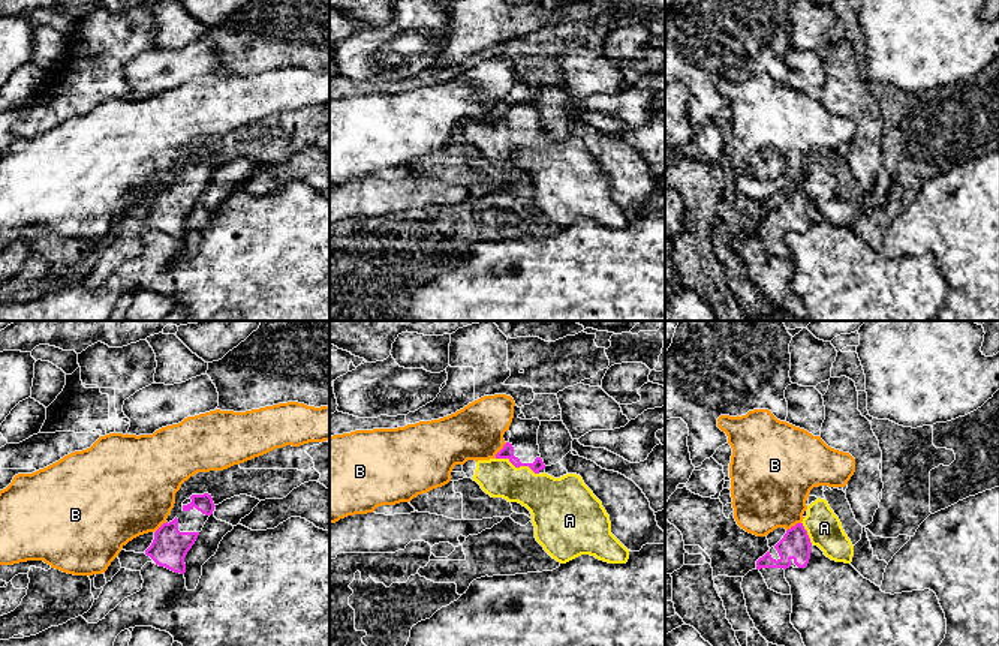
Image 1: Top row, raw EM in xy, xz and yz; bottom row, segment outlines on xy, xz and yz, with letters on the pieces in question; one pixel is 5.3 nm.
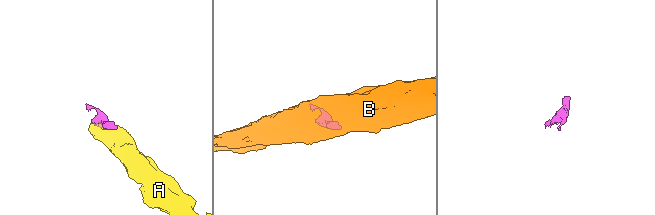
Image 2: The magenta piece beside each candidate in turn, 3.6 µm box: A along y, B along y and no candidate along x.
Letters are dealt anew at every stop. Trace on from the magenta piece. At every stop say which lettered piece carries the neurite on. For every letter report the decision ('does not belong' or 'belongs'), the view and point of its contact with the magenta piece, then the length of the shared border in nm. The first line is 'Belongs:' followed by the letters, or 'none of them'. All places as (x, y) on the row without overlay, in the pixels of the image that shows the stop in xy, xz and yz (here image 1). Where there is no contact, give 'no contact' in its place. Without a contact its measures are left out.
Belongs: A
A: belongs | xz (517, 131) | 240 nm
B: does not belong | xz (500, 114) | 110 nm

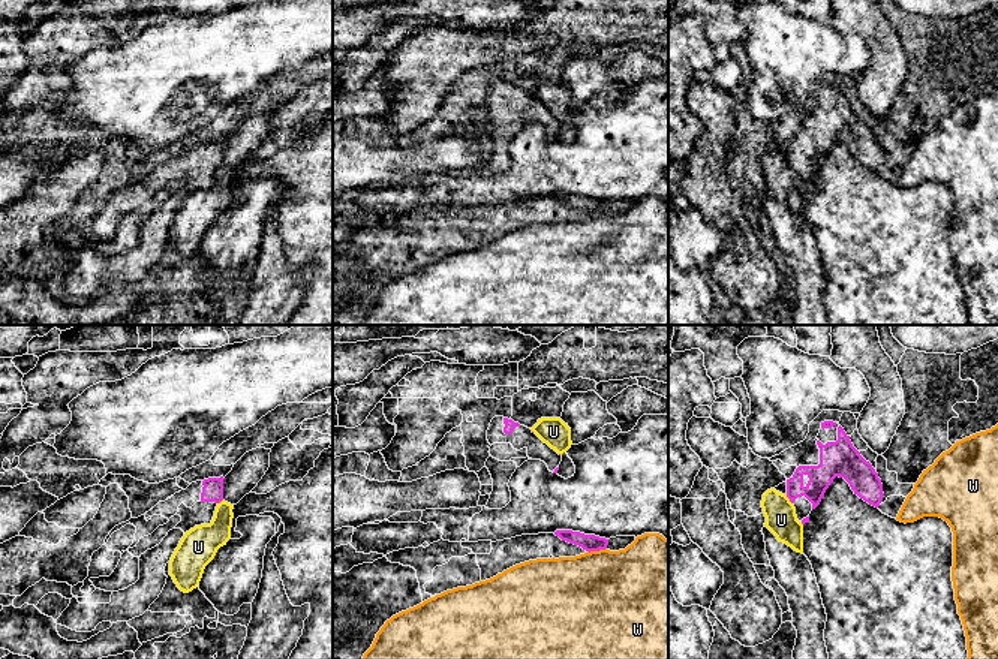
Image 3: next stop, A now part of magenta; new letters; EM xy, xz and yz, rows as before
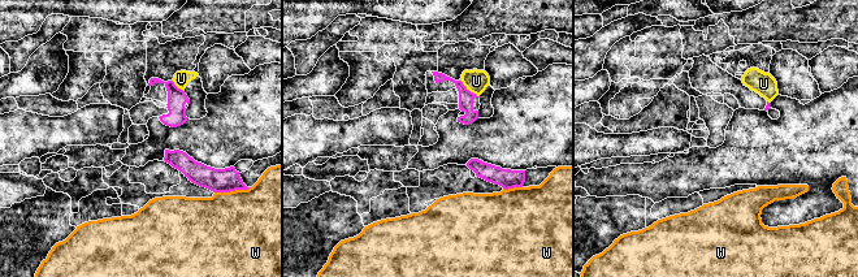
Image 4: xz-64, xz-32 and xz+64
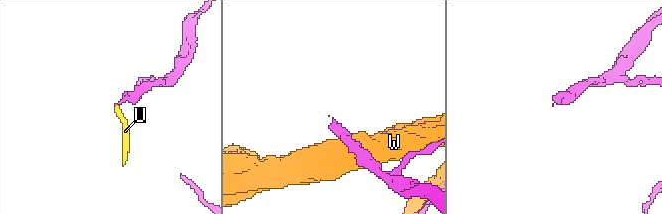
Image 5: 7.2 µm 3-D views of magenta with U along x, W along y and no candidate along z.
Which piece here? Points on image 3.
Belongs: none of them
U: does not belong | yz (788, 162) | 70 nm
W: does not belong | xz (597, 214) | 110 nm

